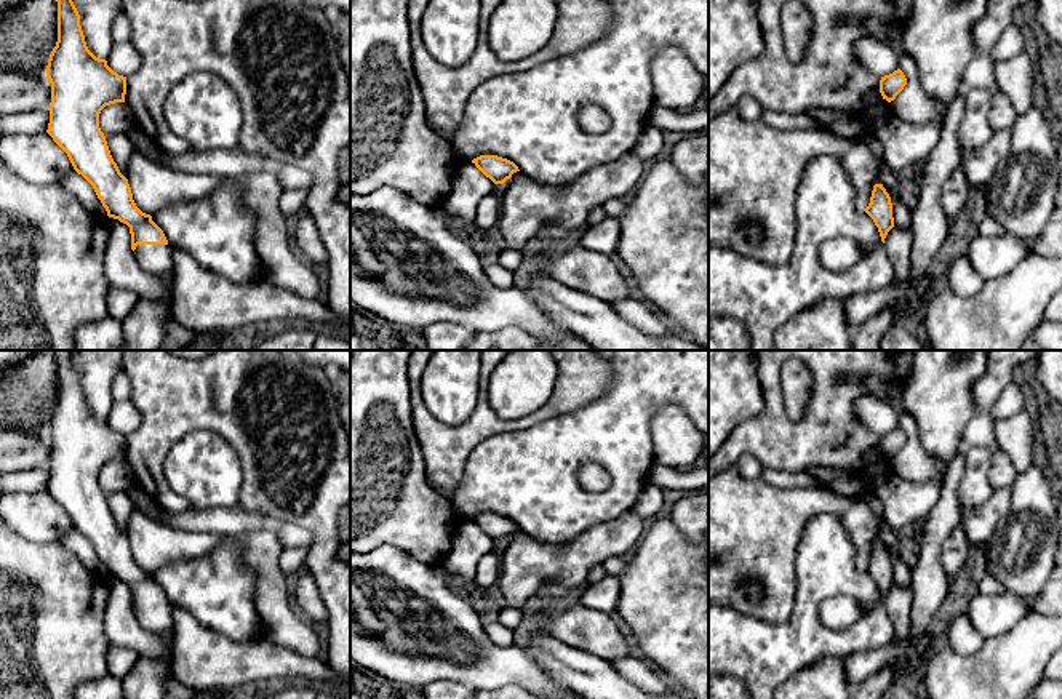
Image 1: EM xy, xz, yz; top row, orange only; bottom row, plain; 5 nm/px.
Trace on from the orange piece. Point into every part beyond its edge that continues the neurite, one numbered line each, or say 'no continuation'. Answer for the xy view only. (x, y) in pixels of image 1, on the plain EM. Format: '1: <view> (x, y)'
1: xy (155, 618)

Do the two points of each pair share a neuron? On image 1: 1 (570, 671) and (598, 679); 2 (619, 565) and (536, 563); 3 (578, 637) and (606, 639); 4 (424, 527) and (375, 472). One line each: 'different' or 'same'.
1: same
2: different
3: same
4: same

